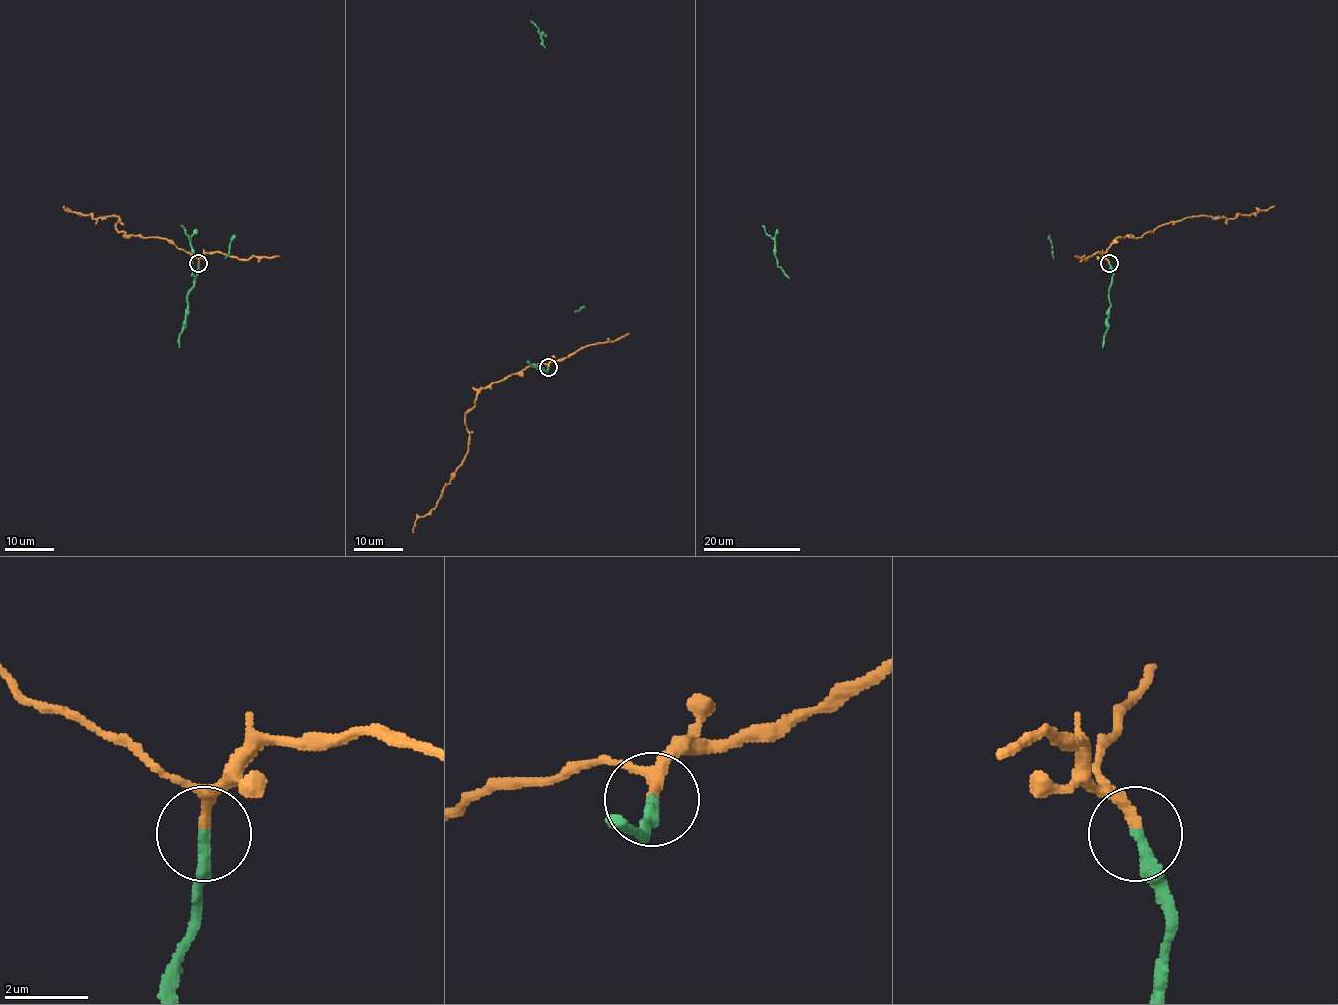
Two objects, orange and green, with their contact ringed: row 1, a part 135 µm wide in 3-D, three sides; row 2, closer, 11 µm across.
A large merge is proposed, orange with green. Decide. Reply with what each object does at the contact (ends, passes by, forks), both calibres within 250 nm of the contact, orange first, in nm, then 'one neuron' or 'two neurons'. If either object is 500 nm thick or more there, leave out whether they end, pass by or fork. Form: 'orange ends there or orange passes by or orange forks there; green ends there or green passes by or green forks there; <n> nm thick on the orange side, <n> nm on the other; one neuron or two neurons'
orange passes by; green ends there; 190 nm thick on the orange side, 280 nm on the other; two neurons

